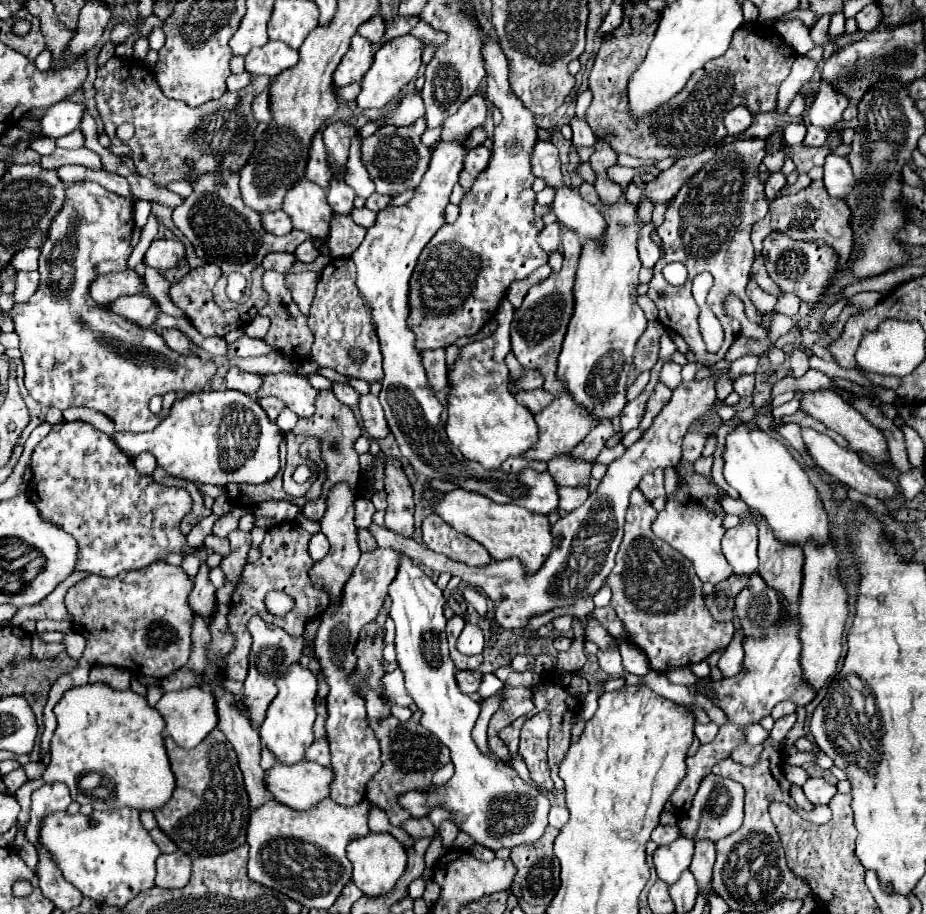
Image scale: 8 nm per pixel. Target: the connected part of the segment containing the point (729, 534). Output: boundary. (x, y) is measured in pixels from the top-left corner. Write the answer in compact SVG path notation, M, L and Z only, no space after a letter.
M740 523L726 531L722 539L722 551L734 573L754 573L758 569L758 529L756 525Z

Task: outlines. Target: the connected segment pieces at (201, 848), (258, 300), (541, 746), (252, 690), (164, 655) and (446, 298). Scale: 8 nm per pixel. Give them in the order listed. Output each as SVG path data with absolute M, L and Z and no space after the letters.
M214 729L212 735L194 749L182 749L172 737L166 737L166 751L176 775L176 789L172 799L154 813L158 827L194 859L226 853L246 843L246 825L252 809L244 791L238 757L224 733Z
M208 263L208 265L202 265L202 267L192 269L180 283L172 285L172 287L170 287L170 299L172 299L172 303L174 303L178 309L182 309L182 311L188 315L188 319L194 323L194 327L196 327L204 337L212 337L212 335L224 337L224 335L230 333L232 329L244 327L244 325L258 313L258 309L266 307L266 303L268 303L268 293L266 293L264 287L262 287L262 275L264 275L264 267L258 265L258 267L252 271L252 293L250 293L250 299L248 299L244 305L240 305L240 307L236 307L236 309L230 309L230 311L222 311L222 309L214 303L214 299L212 299L212 287L214 287L214 283L222 277L222 269L220 269L218 265L214 265L214 263Z
M534 715L532 719L526 719L520 731L520 755L530 771L530 779L536 785L552 791L554 783L546 763L548 733L550 733L550 717Z
M254 615L248 621L248 631L252 635L252 649L250 649L250 669L248 669L248 677L244 681L244 705L248 707L248 715L250 721L254 723L254 727L258 727L264 721L266 709L272 703L272 699L276 697L276 679L280 675L284 675L284 671L288 667L292 667L292 663L300 661L302 655L302 639L292 639L292 635L288 635L282 627L270 625L266 623L260 615Z
M156 561L140 571L120 573L110 579L90 575L68 589L66 607L74 619L74 631L86 639L86 651L78 661L78 667L72 673L62 675L50 689L48 703L44 707L42 755L48 753L48 745L56 729L56 717L52 713L54 705L62 699L64 691L88 683L88 671L94 663L114 665L128 669L134 675L156 679L164 679L186 665L194 623L194 611L188 603L192 587L194 581L182 567Z
M480 29L482 37L482 57L486 67L486 99L492 107L498 107L502 113L502 123L494 129L494 147L488 167L478 175L476 183L464 195L460 203L460 215L456 223L446 223L434 235L434 239L420 253L418 265L410 279L410 327L416 333L416 347L424 349L444 349L456 343L460 337L474 337L498 311L500 303L506 297L508 287L514 281L526 279L532 271L548 263L548 253L538 245L536 237L542 231L544 223L534 215L534 175L530 173L530 153L534 143L538 141L534 115L512 95L508 83L508 59L502 53L502 47L488 39L488 35Z

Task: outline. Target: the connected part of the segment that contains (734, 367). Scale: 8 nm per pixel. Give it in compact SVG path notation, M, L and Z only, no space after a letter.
M748 355L748 357L736 359L736 361L730 363L730 367L728 367L728 377L730 377L730 381L738 379L740 375L754 373L754 371L756 371L756 365L758 365L758 357L754 357L754 355Z

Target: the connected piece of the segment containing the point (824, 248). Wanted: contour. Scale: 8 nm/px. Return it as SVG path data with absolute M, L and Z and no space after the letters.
M772 231L764 239L764 261L770 279L786 293L798 295L806 303L816 303L828 287L832 287L832 279L836 275L836 253L826 243L808 243L808 241L794 241L780 231Z

